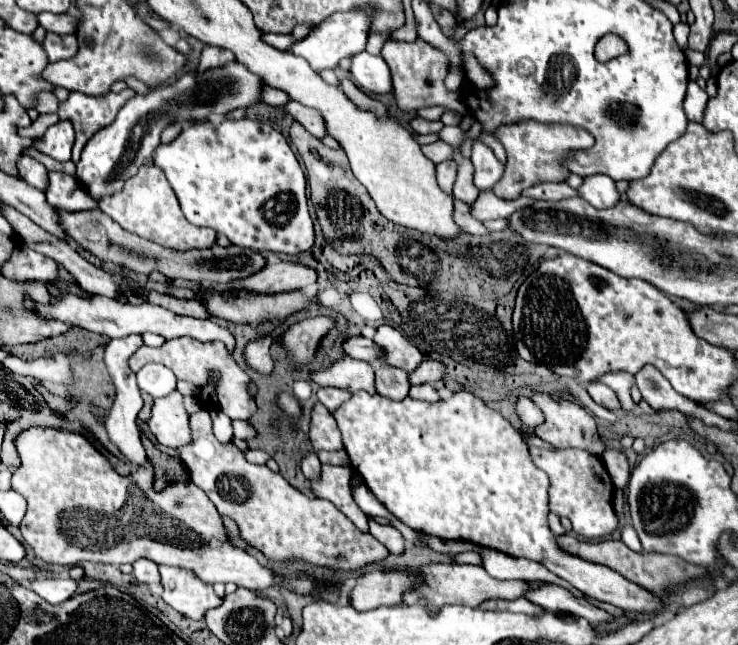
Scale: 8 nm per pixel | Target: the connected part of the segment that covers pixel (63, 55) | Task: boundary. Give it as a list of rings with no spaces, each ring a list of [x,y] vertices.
[[[50,33],[44,41],[44,51],[48,53],[48,59],[70,59],[78,53],[76,35],[58,35]]]

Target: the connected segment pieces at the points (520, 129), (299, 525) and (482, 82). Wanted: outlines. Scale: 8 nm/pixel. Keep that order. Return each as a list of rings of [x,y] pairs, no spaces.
[[[524,121],[524,123],[514,123],[514,125],[502,125],[494,133],[506,153],[508,153],[508,163],[504,177],[492,187],[492,191],[502,197],[502,199],[516,199],[526,187],[544,183],[544,181],[564,181],[568,177],[568,169],[560,165],[560,159],[566,155],[570,149],[588,149],[594,145],[594,137],[576,127],[568,125],[546,125],[538,121]]]
[[[208,411],[190,415],[190,429],[192,439],[184,447],[178,447],[178,453],[190,469],[192,483],[210,497],[222,517],[230,517],[238,525],[240,537],[270,561],[302,559],[336,571],[354,571],[384,561],[390,555],[380,541],[370,533],[358,531],[330,501],[306,497],[280,473],[270,471],[266,465],[248,463],[236,445],[220,445],[212,433]]]
[[[464,59],[466,61],[466,73],[468,73],[468,79],[476,85],[476,87],[480,87],[480,89],[484,89],[486,85],[492,85],[492,79],[484,73],[484,69],[474,61],[474,59]]]

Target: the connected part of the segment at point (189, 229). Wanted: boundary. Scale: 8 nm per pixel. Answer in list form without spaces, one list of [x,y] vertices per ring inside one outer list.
[[[142,165],[140,171],[130,177],[122,191],[118,195],[108,195],[106,199],[100,199],[100,209],[110,215],[122,229],[148,239],[152,243],[158,243],[162,247],[174,247],[176,251],[188,251],[190,247],[214,247],[216,243],[216,231],[202,229],[192,225],[180,211],[178,199],[162,171],[154,165]]]

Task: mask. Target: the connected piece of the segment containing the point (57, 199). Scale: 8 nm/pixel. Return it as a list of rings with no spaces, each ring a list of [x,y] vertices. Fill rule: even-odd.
[[[50,173],[46,199],[52,207],[62,211],[90,211],[98,207],[98,201],[86,195],[86,189],[82,187],[82,183],[78,183],[76,177],[70,177],[64,173]]]

